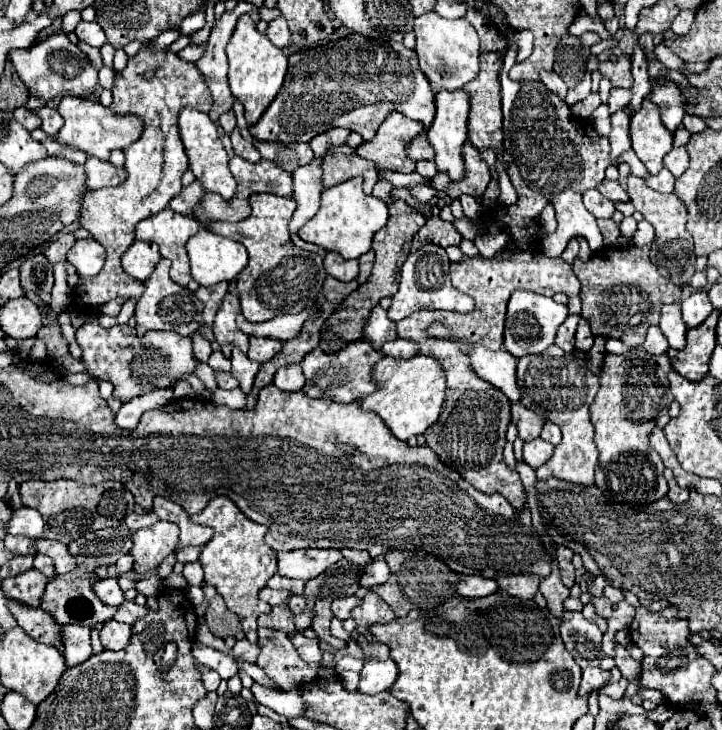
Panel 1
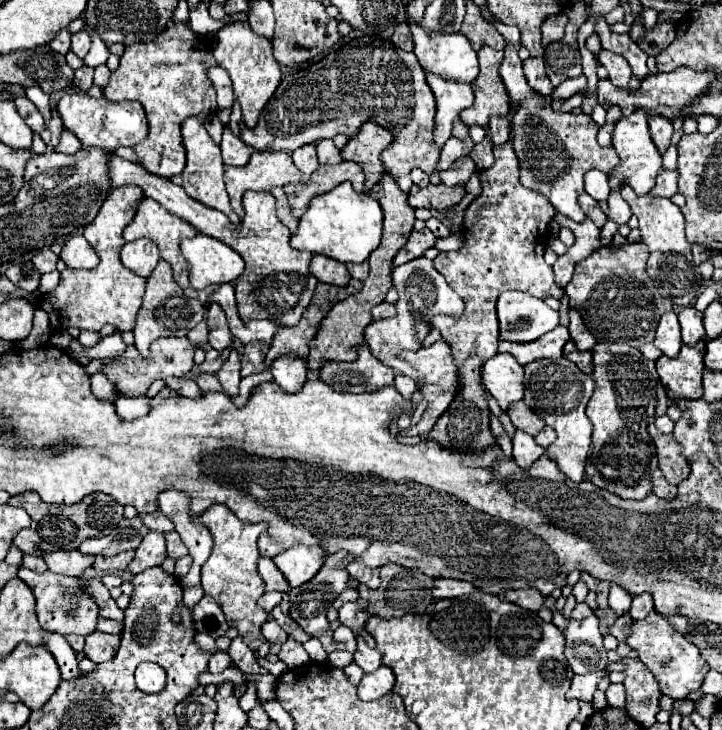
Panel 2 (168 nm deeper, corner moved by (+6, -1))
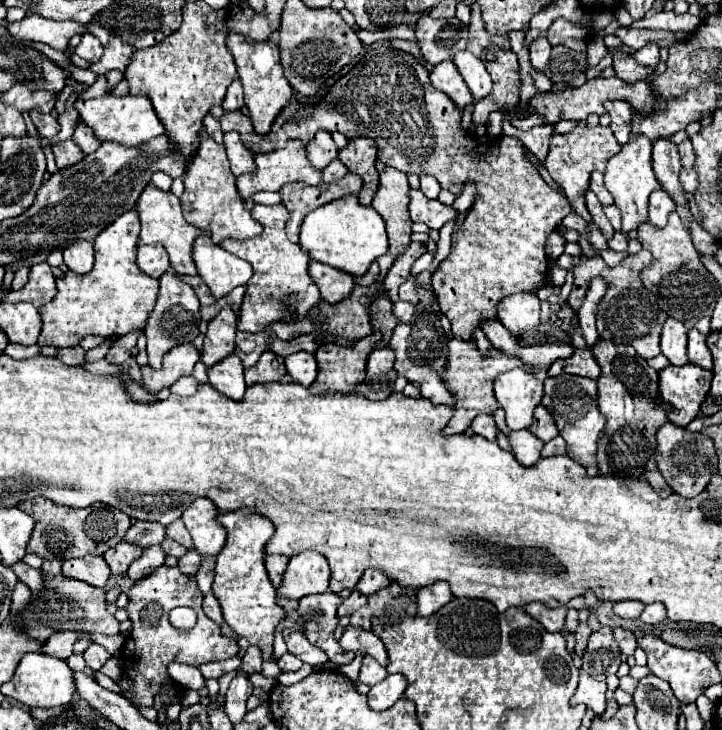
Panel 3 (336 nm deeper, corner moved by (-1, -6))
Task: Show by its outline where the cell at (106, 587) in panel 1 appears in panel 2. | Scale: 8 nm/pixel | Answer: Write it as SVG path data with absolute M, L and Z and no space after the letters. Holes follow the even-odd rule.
M25 566L19 568L17 574L35 594L37 598L37 618L43 630L49 632L61 632L63 636L75 632L75 634L91 634L95 630L97 624L97 616L99 616L99 608L97 602L93 600L93 596L89 596L89 592L85 592L83 580L77 576L57 576L53 572L43 572L43 574L35 574L31 570L27 570Z

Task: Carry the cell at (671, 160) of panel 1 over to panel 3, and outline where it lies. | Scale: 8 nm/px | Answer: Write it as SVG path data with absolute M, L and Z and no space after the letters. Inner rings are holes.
M658 189L656 193L652 193L650 197L650 207L648 207L648 223L652 223L654 227L664 227L668 221L668 215L674 211L674 201L668 197L668 193L664 193L662 189Z

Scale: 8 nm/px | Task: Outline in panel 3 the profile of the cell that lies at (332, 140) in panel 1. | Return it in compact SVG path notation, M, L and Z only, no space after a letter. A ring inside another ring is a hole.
M334 159L322 173L324 173L324 183L332 183L332 181L338 181L340 177L344 177L348 173L348 169L342 165L342 161Z

